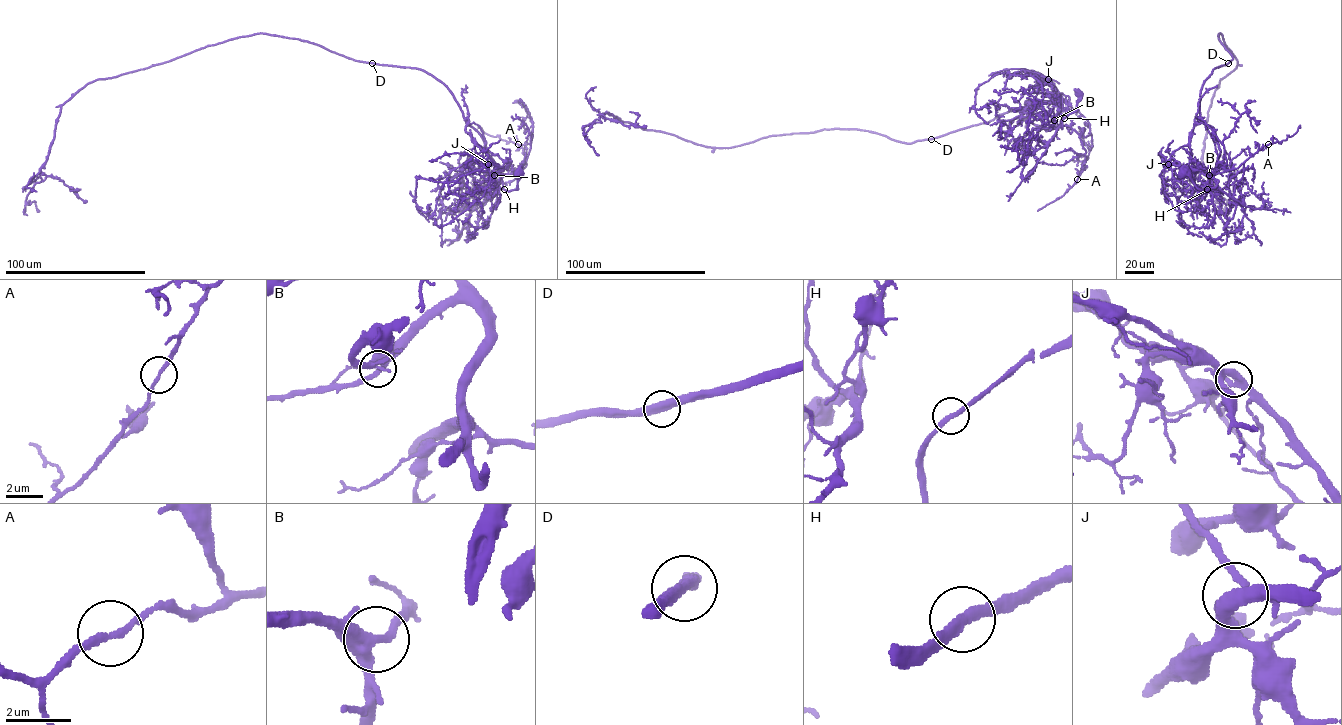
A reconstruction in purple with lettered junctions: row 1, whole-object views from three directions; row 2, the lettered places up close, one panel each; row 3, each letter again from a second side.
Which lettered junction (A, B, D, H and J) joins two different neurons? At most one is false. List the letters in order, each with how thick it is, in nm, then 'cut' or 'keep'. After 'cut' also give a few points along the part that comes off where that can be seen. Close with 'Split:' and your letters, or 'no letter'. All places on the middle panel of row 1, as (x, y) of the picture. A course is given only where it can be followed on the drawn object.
A: 200 nm thick; keep
B: 300 nm thick; keep
D: 400 nm thick; keep
H: 320 nm thick; keep
J: 360 nm thick; keep
Split: no letter

